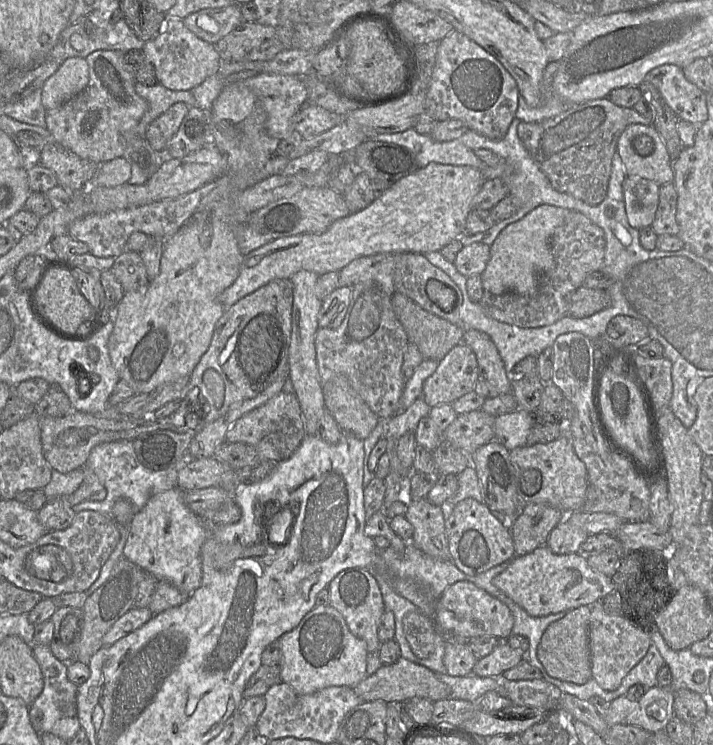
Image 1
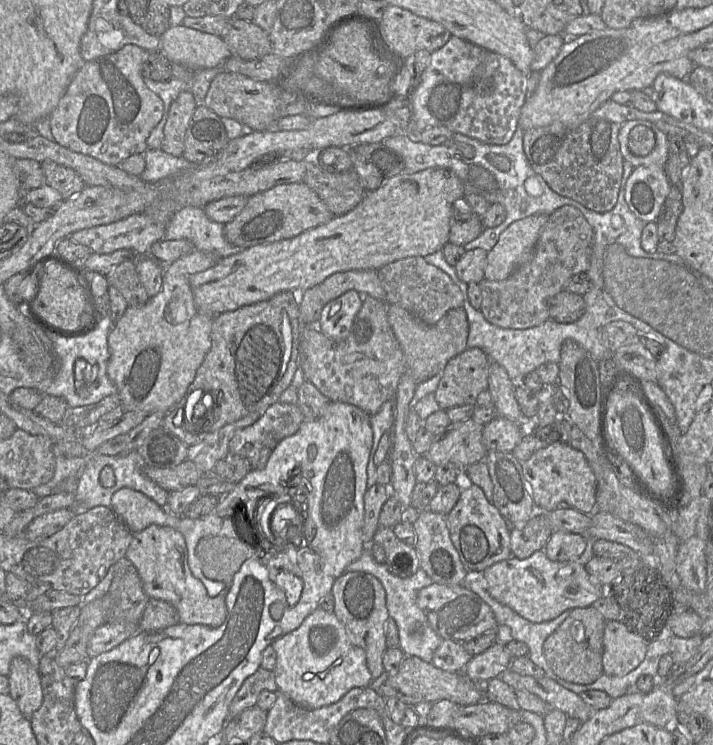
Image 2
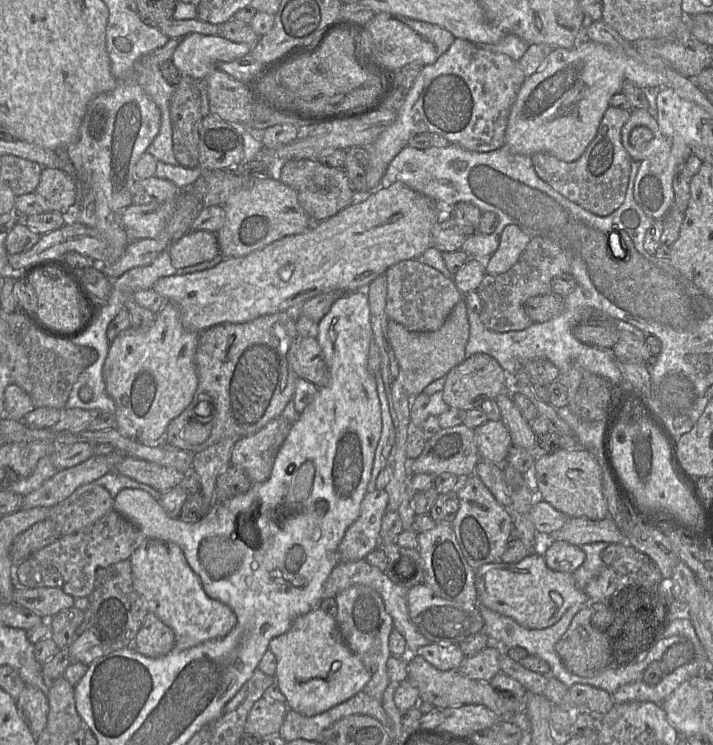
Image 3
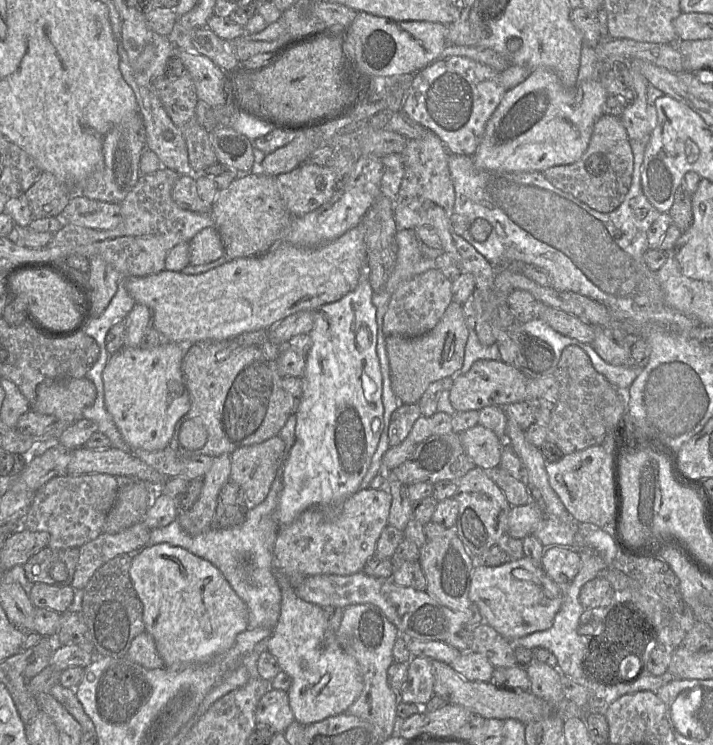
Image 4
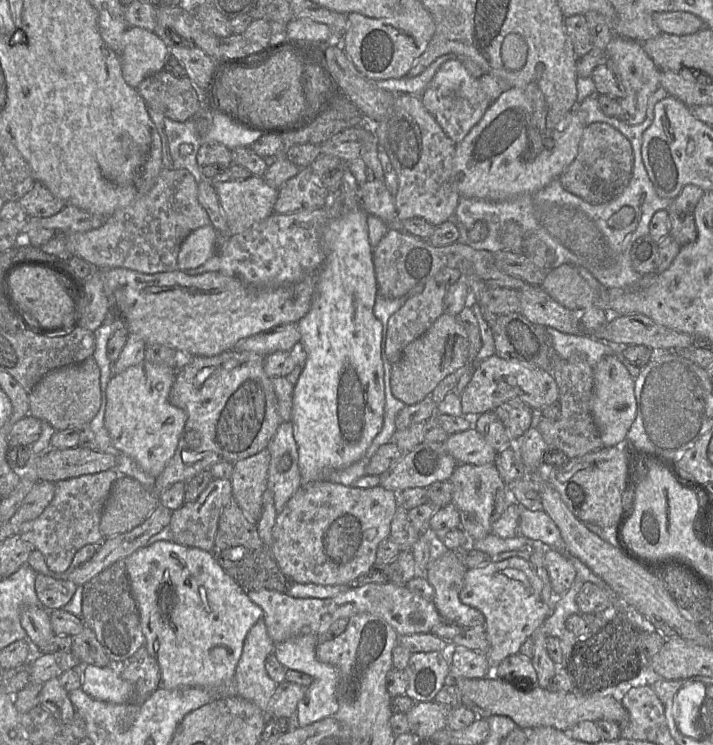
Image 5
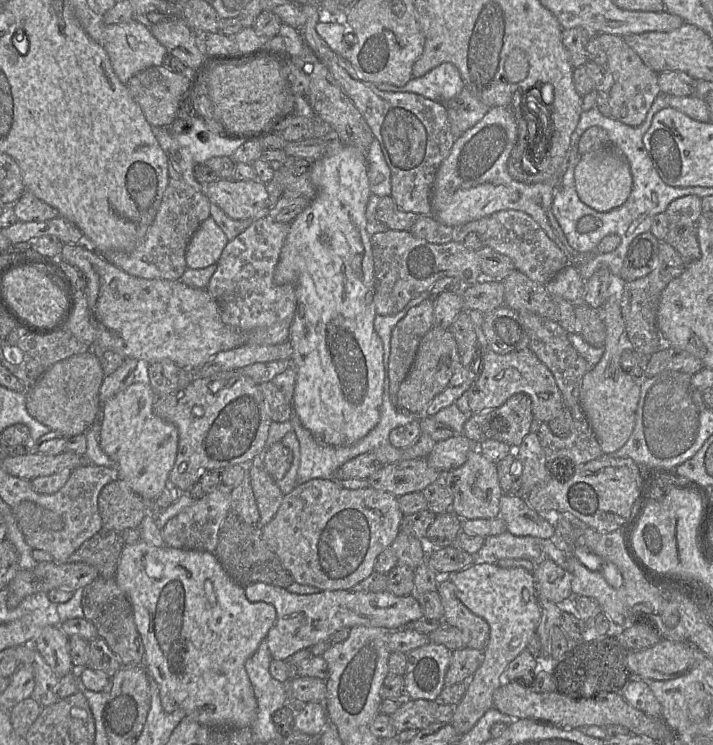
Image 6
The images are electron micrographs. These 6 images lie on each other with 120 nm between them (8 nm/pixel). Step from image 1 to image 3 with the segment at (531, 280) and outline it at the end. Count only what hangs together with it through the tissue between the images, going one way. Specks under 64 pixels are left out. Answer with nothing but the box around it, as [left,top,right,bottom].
[485,225,531,275]

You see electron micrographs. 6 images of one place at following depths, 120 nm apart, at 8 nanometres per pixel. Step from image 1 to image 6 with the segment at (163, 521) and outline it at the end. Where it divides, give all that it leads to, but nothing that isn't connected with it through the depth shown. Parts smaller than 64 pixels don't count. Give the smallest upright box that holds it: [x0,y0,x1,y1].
[114,541,275,728]

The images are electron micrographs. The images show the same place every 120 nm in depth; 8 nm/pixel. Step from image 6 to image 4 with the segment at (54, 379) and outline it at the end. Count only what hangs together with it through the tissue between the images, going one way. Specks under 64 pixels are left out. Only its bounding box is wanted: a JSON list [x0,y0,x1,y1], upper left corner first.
[31,377,96,424]

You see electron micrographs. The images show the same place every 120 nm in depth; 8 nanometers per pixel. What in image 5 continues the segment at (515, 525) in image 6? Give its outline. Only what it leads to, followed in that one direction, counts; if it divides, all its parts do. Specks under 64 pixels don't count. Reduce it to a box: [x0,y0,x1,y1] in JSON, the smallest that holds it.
[518,509,562,549]

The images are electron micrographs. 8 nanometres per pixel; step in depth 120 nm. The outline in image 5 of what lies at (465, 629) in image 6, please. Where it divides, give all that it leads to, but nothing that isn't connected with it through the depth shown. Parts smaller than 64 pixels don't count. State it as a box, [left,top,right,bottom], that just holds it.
[426,550,485,628]

